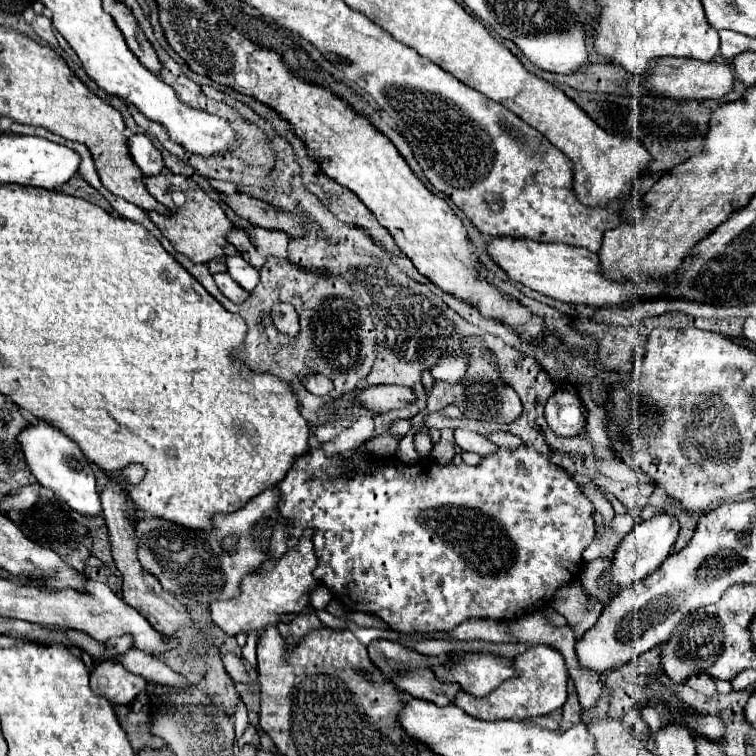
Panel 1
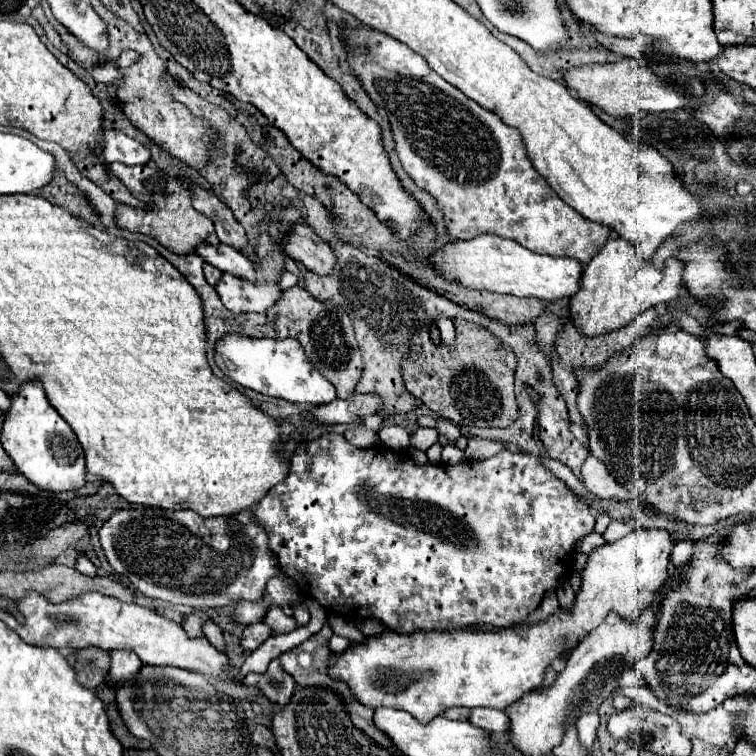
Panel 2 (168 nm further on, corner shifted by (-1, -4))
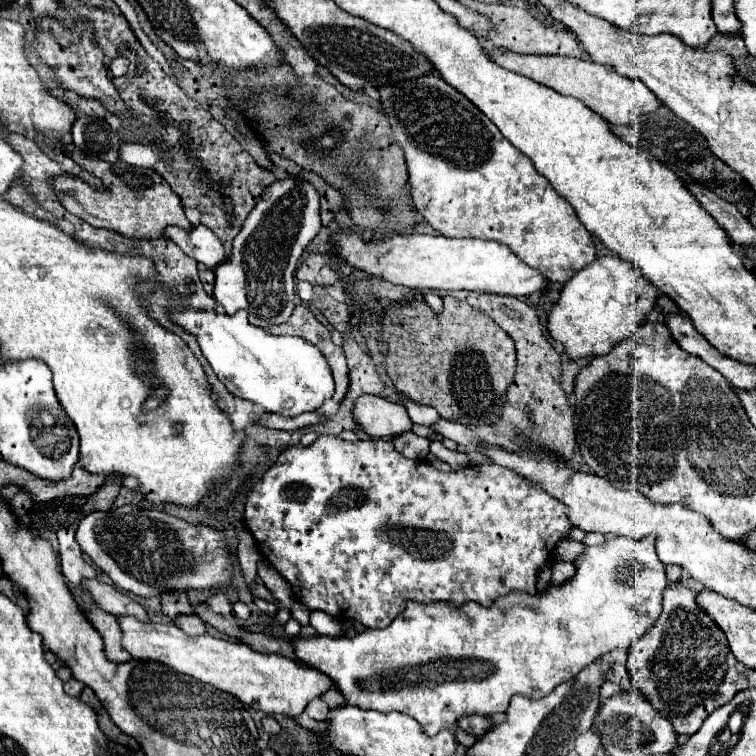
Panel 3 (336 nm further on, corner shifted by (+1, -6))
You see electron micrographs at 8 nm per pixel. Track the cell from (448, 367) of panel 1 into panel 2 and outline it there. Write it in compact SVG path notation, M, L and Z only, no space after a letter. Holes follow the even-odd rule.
M438 318L436 326L438 326L438 330L440 330L442 342L448 344L448 346L452 346L452 342L454 342L454 324L452 324L452 320L448 320L448 318Z

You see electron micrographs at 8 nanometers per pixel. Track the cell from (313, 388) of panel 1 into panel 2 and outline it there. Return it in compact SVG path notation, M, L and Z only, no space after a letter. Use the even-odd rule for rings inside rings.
M230 334L216 344L214 360L218 368L244 388L262 392L266 396L284 398L296 404L320 406L336 398L332 382L328 382L314 366L310 366L300 342L294 340L272 340L272 338L242 338L240 334Z

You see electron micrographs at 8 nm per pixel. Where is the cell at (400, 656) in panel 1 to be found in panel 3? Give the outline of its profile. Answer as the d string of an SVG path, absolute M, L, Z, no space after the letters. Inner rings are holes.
M464 716L458 722L458 728L478 738L478 736L484 736L492 728L492 720L488 716Z

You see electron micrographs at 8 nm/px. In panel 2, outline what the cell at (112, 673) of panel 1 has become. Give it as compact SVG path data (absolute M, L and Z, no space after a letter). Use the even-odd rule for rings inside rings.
M114 650L110 654L110 658L112 658L112 664L110 664L108 676L110 676L112 684L124 684L124 682L132 680L138 674L138 670L142 668L140 658L128 650Z

